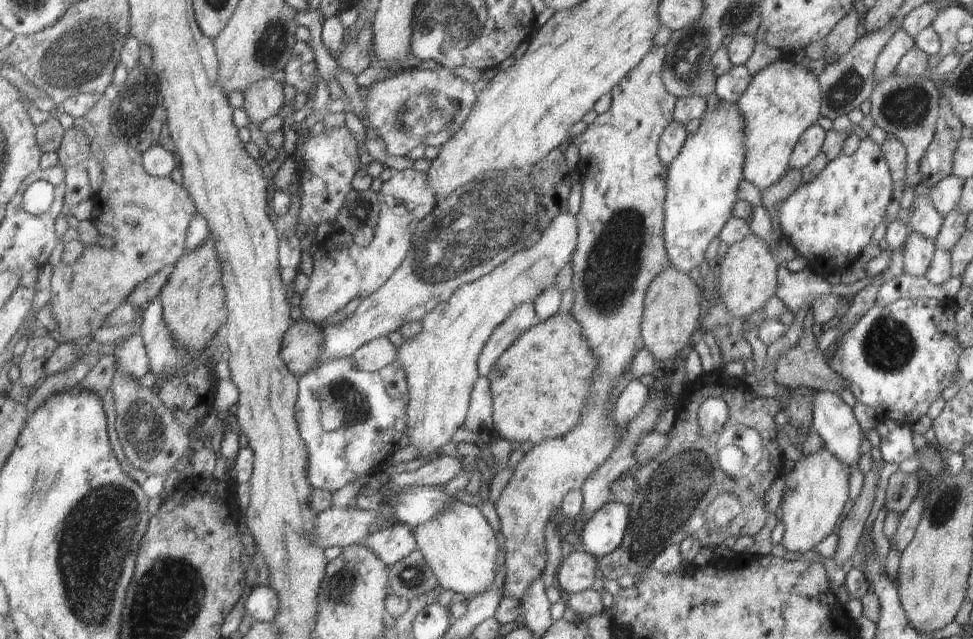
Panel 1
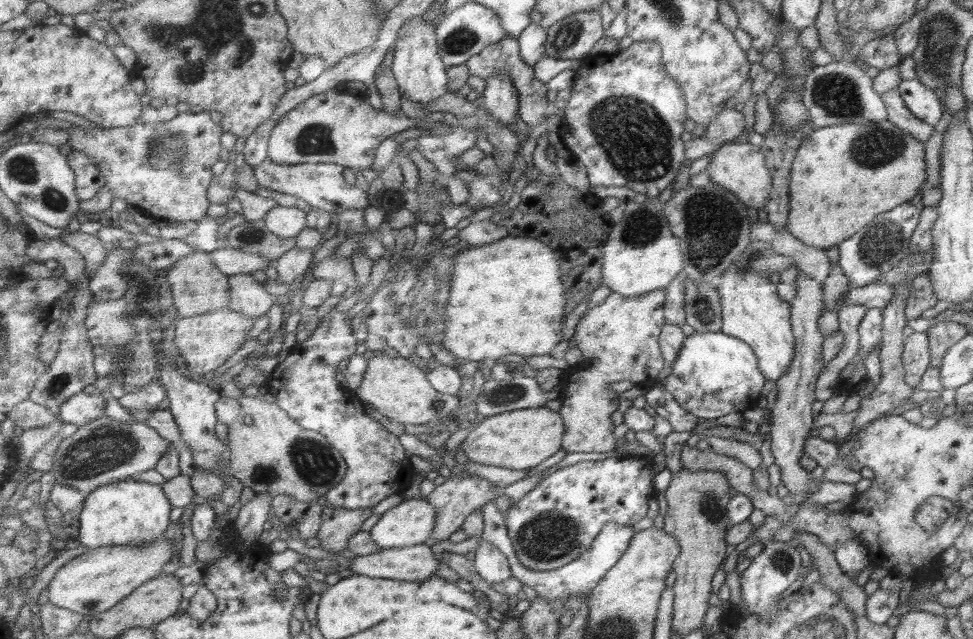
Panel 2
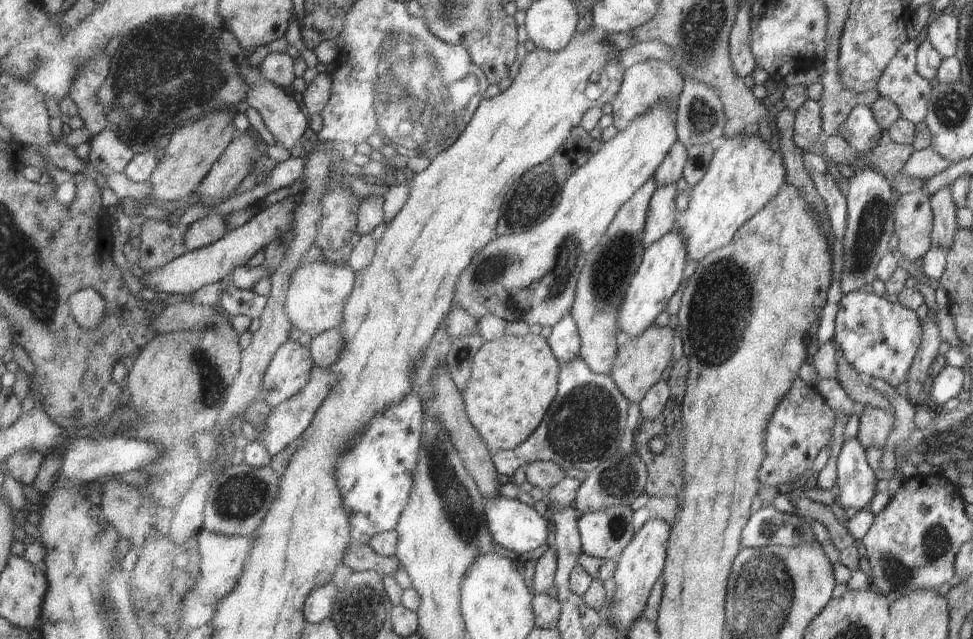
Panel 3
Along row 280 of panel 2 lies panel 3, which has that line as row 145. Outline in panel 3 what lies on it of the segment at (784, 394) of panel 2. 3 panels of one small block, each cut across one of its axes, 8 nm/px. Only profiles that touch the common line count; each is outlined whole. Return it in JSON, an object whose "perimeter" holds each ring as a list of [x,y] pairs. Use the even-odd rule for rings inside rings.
{"perimeter":[[[807,99],[794,111],[792,132],[792,142],[801,151],[807,151],[817,144],[821,135],[820,106],[817,102]]]}

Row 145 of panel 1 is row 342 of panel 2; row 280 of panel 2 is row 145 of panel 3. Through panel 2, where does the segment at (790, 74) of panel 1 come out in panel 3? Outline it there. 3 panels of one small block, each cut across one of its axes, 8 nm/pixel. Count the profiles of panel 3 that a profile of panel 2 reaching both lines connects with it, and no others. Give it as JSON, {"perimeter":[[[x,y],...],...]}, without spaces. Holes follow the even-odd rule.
{"perimeter":[[[758,135],[726,138],[713,152],[701,180],[689,189],[687,209],[677,218],[676,229],[685,238],[687,258],[698,263],[713,250],[729,244],[737,231],[778,194],[785,181],[780,154],[772,152]]]}

